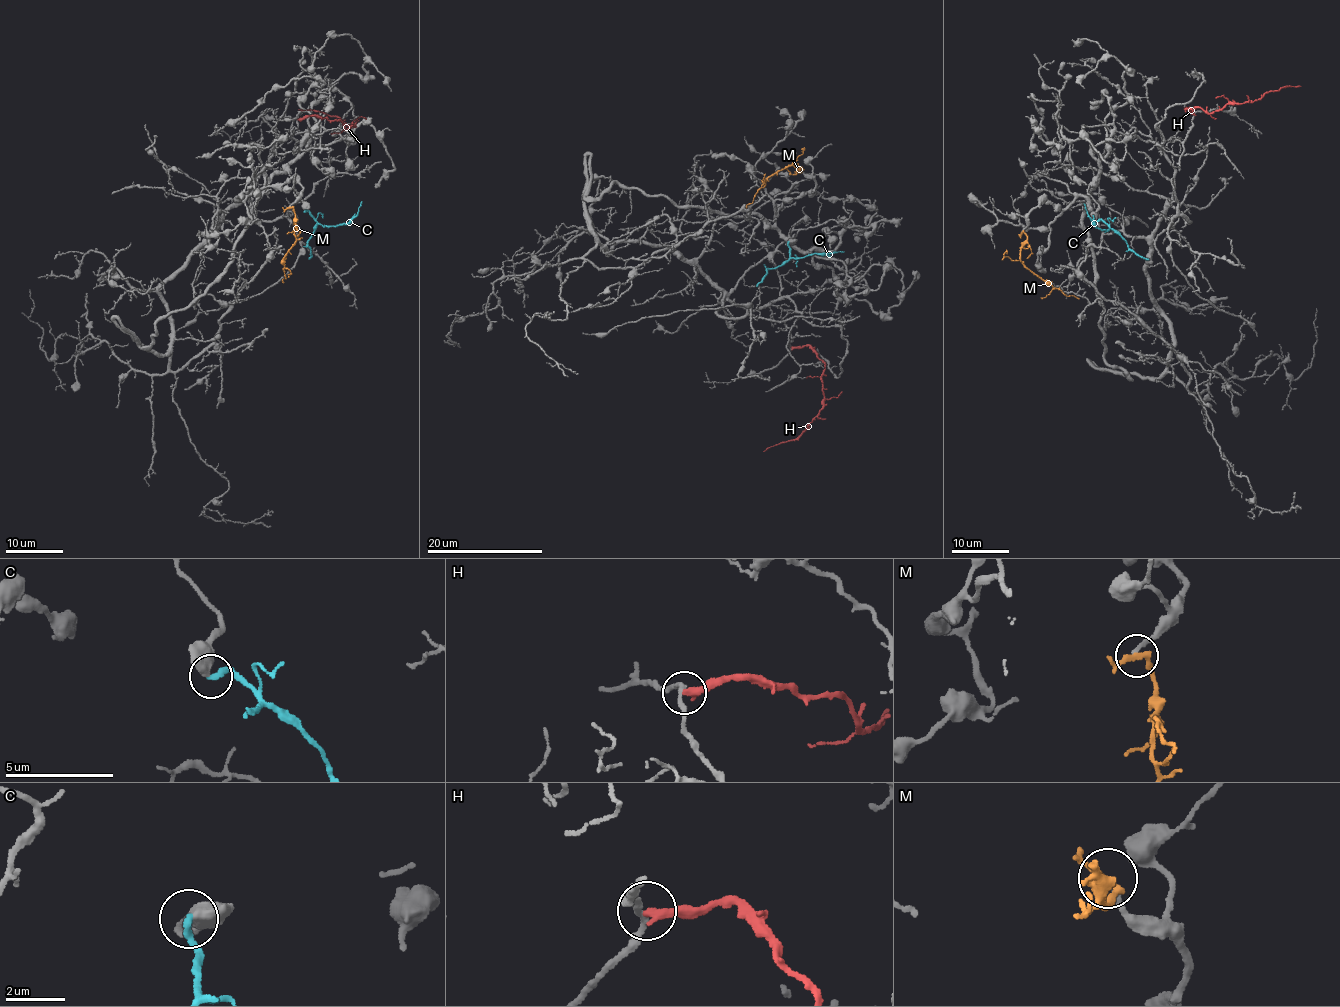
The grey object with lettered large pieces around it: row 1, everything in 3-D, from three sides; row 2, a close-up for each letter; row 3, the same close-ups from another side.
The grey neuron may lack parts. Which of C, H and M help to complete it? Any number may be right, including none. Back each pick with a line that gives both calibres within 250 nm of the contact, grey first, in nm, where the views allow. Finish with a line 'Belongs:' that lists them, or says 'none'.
Belongs: none

